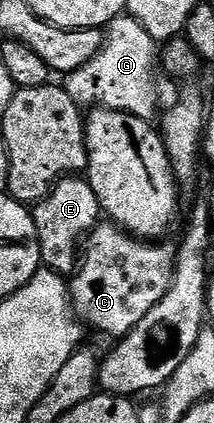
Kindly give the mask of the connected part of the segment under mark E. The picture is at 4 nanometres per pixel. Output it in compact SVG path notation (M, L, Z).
M63 177L38 203L33 204L32 214L36 237L40 245L42 267L60 276L73 276L80 262L80 244L98 226L103 214L89 178Z

